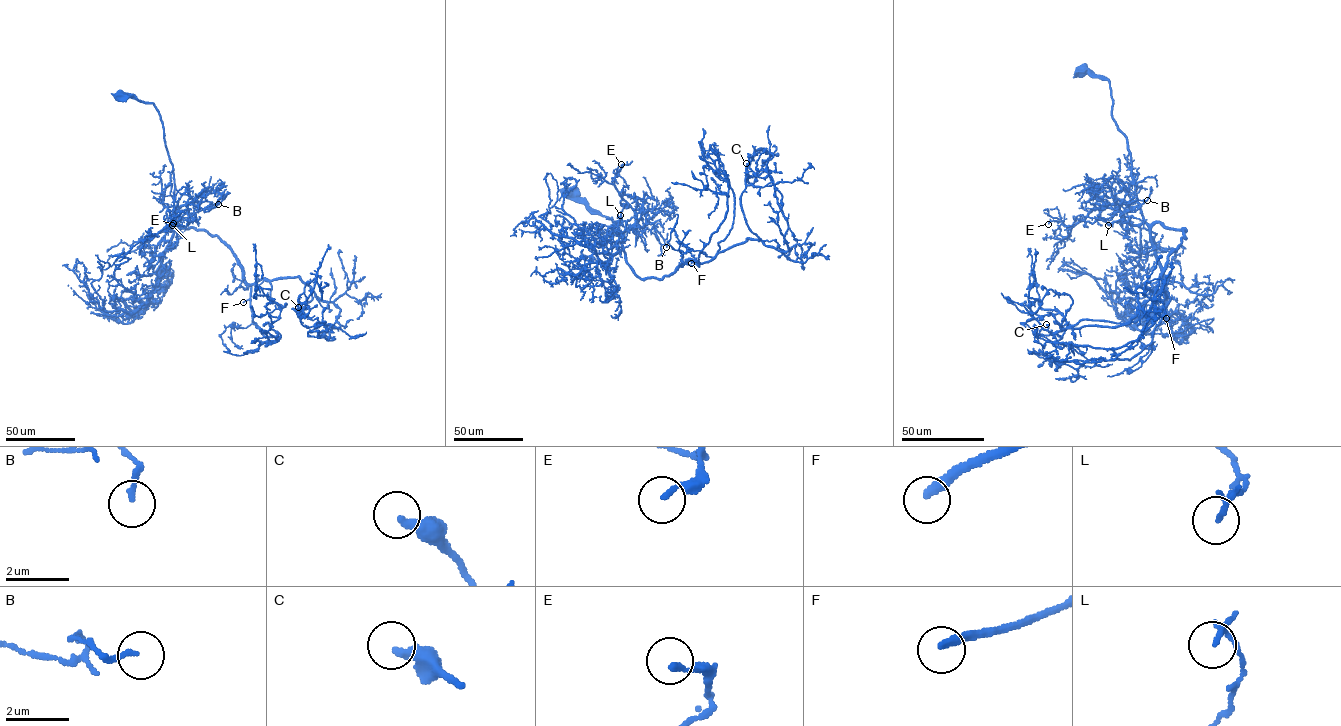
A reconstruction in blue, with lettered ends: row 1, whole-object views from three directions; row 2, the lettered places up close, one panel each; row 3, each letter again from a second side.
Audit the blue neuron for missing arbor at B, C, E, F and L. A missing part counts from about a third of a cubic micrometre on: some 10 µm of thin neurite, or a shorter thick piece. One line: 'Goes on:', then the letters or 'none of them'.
Goes on: F

